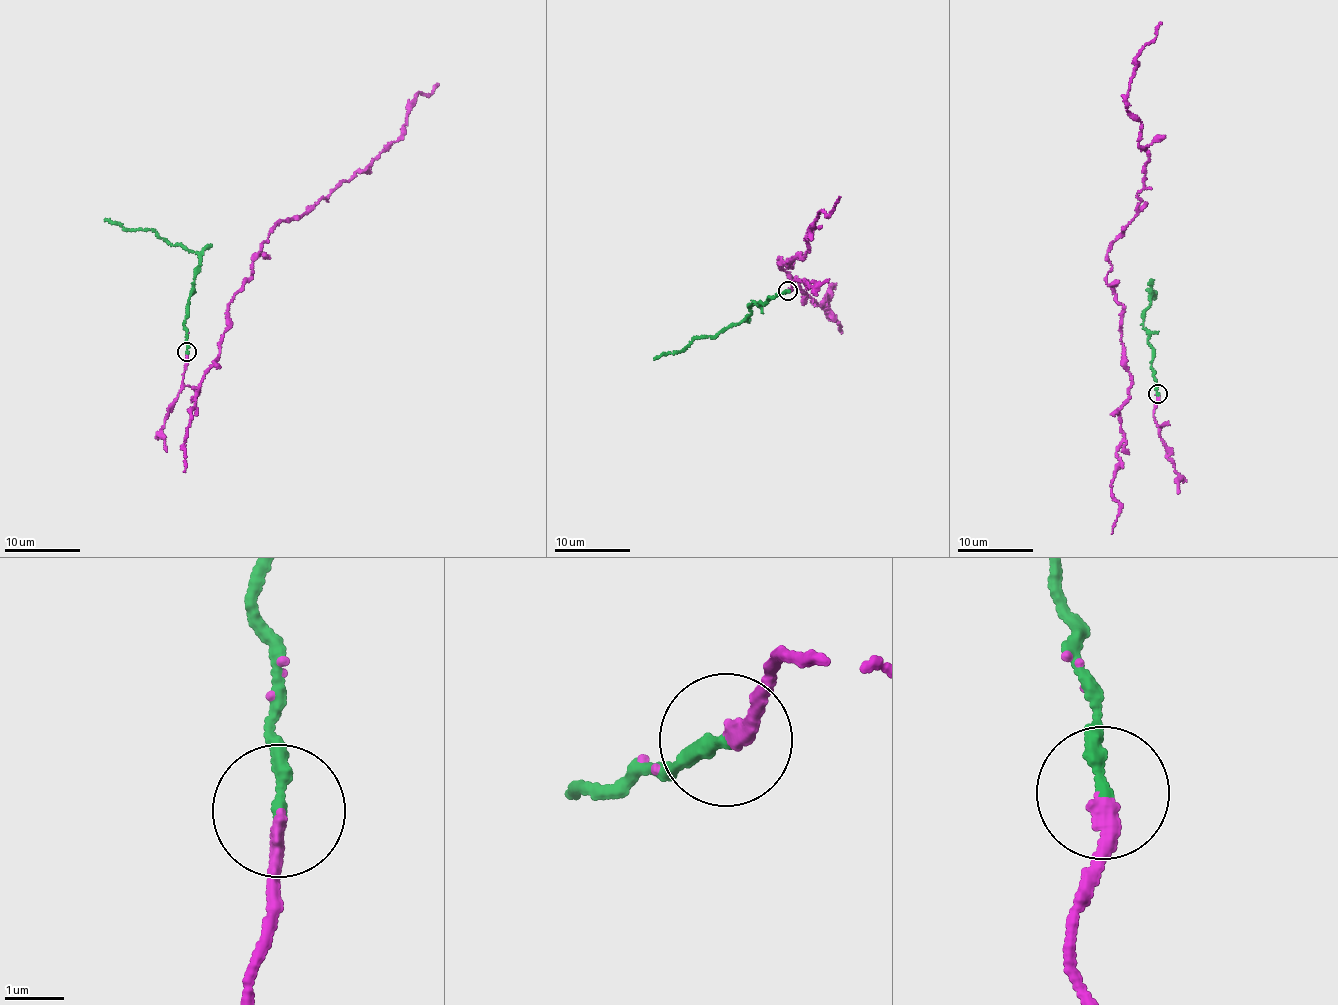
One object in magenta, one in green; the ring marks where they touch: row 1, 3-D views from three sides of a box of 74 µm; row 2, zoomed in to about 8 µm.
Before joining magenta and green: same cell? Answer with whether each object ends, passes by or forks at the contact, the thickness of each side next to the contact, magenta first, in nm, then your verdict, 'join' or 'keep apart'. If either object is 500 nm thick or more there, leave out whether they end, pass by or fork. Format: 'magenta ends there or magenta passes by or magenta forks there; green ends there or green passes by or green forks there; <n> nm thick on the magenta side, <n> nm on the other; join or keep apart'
magenta ends there; green ends there; 220 nm thick on the magenta side, 220 nm on the other; join

